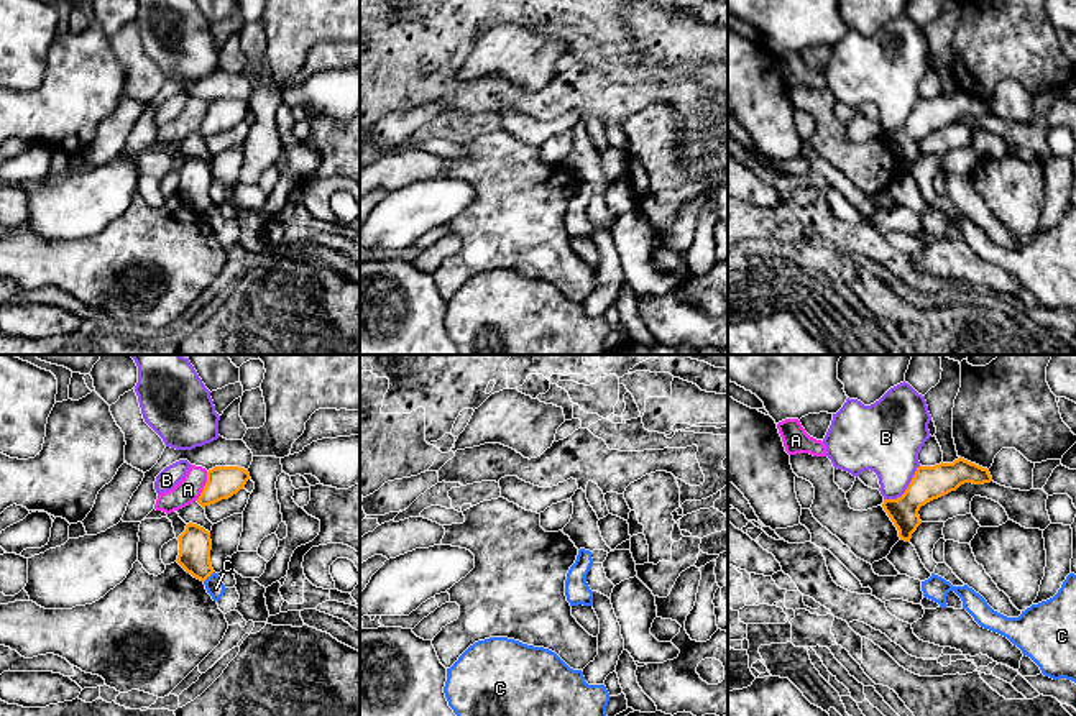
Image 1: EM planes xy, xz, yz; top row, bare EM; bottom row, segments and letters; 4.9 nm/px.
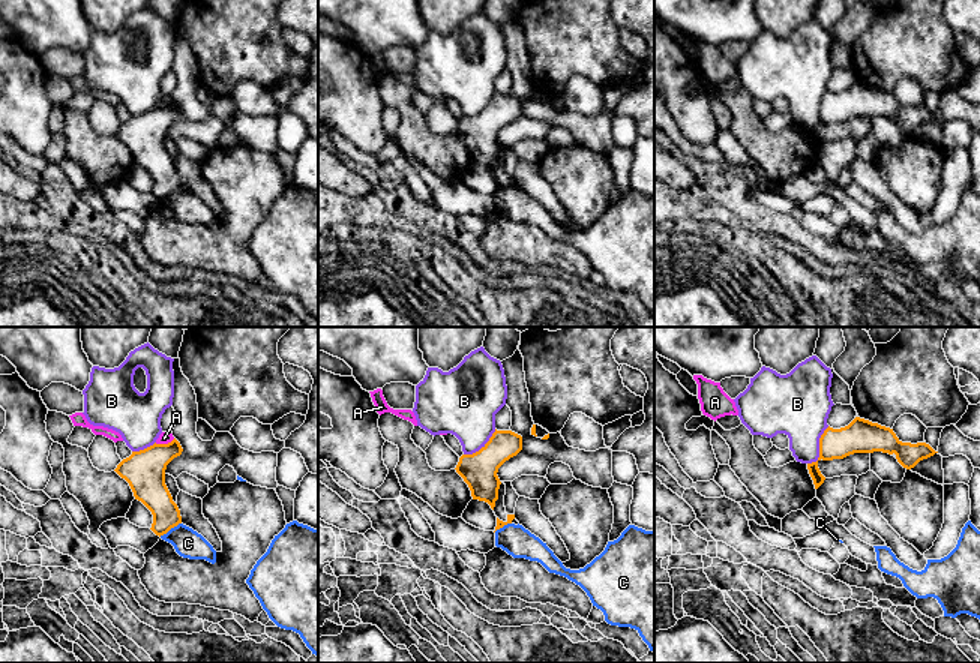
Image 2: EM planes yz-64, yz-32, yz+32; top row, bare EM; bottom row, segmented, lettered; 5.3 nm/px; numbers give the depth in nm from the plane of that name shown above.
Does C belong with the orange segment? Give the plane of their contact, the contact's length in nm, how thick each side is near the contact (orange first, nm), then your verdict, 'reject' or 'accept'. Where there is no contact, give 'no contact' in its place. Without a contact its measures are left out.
contact in xy; length 80 nm; calibres 160 and 90 nm; reject

